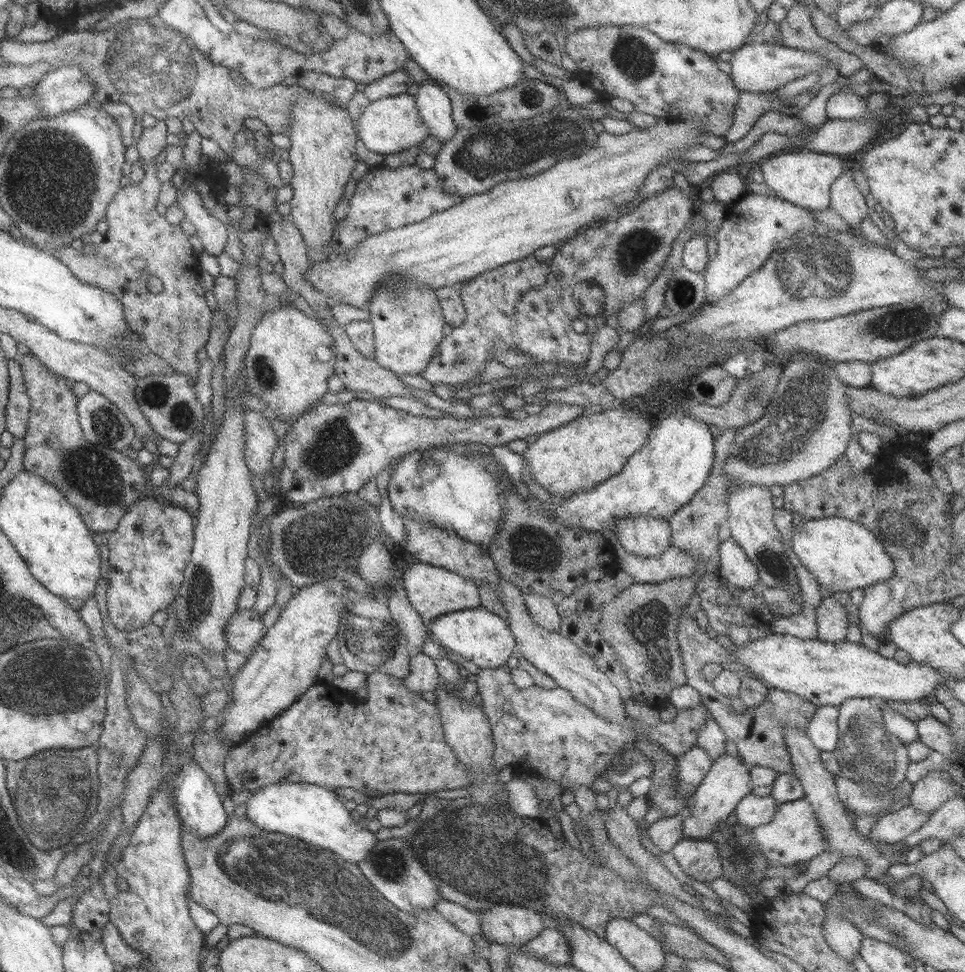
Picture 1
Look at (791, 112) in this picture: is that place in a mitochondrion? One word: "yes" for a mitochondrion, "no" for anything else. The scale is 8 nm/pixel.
no

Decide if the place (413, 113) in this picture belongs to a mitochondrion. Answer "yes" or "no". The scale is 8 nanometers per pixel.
no

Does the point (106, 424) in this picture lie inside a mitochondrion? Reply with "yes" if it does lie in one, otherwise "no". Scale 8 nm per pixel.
yes

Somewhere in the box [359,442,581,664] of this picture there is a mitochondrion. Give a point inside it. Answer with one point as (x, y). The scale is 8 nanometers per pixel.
(529, 548)

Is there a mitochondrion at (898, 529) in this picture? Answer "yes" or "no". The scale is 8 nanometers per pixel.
yes

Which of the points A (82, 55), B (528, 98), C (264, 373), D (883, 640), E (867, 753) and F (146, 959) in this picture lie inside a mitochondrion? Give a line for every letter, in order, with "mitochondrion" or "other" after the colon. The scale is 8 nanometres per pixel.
A: other
B: other
C: mitochondrion
D: other
E: mitochondrion
F: other

